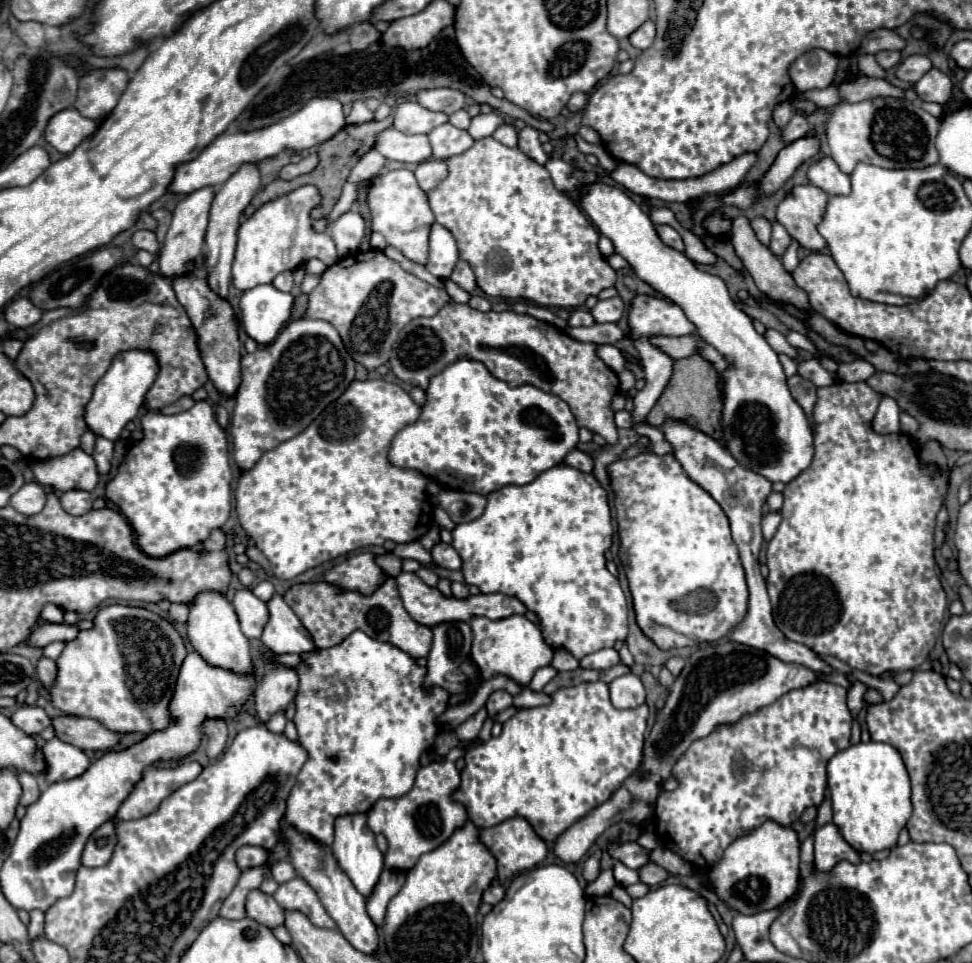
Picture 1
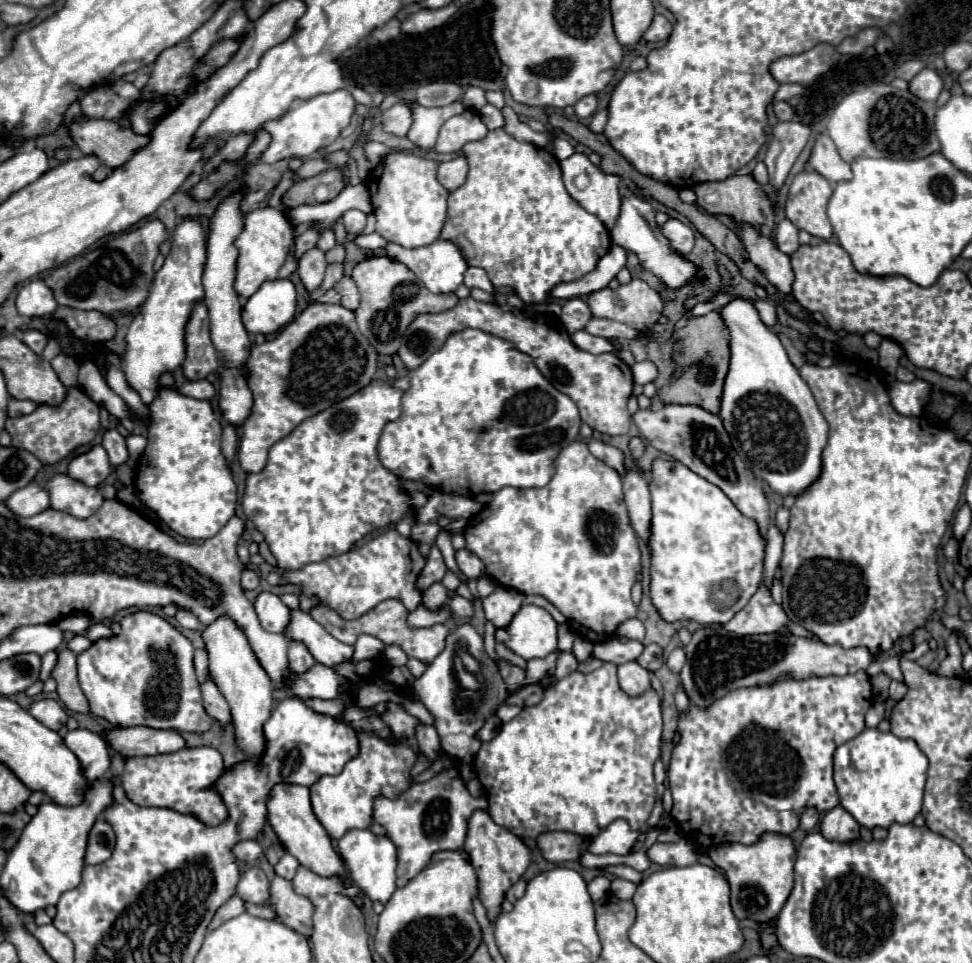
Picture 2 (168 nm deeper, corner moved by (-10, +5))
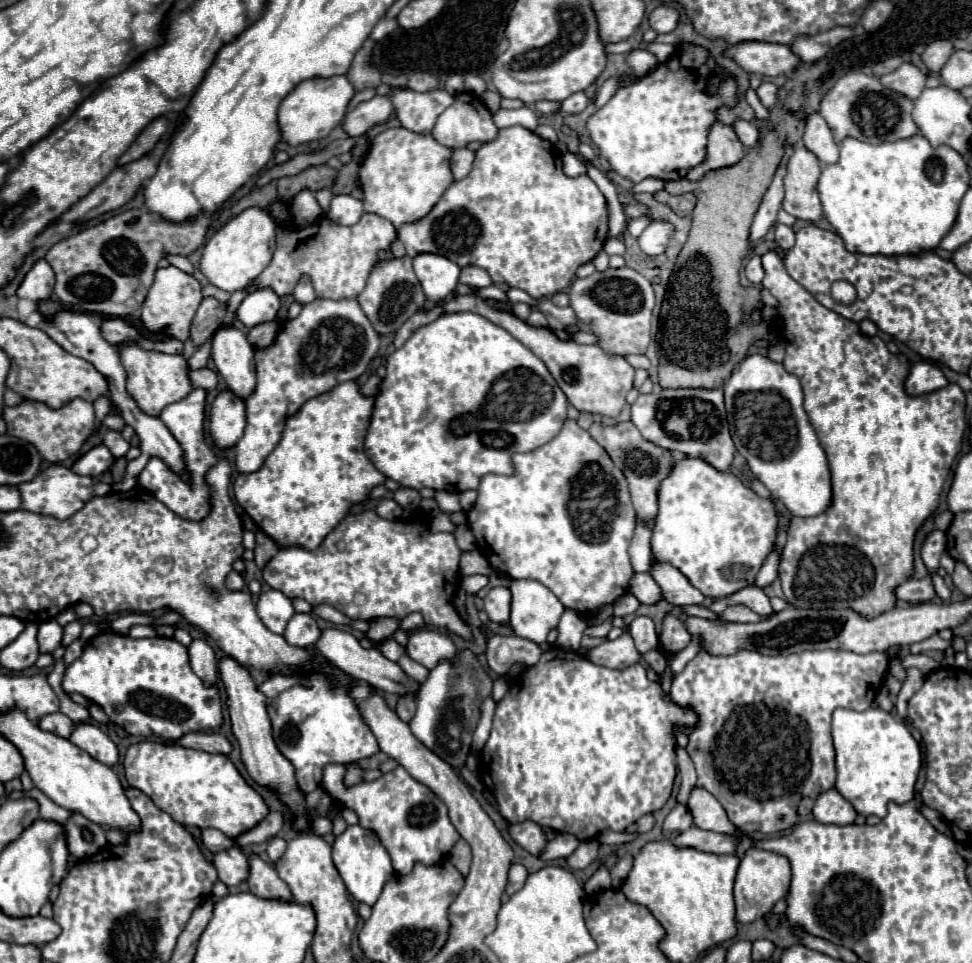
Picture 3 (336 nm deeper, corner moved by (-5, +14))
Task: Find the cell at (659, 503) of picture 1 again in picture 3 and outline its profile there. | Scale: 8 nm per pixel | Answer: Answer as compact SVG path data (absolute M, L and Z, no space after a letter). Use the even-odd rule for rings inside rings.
M700 458L676 462L658 488L652 556L678 568L704 596L724 598L754 582L774 546L778 516L772 500L756 496L734 474L722 474Z

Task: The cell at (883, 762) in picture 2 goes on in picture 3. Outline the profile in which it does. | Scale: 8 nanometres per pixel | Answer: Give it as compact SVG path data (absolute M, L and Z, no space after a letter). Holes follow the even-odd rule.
M838 708L832 716L832 738L836 748L836 790L854 806L862 816L886 816L888 802L906 804L914 798L914 784L920 772L920 748L912 738L906 724L880 708L868 708L864 712Z

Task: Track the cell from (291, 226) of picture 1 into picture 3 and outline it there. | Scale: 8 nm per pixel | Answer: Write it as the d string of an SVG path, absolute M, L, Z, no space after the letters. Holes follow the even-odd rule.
M256 206L246 208L208 240L202 254L200 270L214 286L226 292L242 290L270 264L274 242L276 242L276 224L272 216Z

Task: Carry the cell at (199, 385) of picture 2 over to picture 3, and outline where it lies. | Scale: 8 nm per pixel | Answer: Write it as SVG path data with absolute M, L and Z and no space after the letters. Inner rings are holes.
M208 368L190 370L190 372L188 372L188 378L190 378L190 382L192 382L192 386L194 386L194 388L212 390L212 388L216 388L216 384L218 384L216 374L214 374L212 370L208 370Z

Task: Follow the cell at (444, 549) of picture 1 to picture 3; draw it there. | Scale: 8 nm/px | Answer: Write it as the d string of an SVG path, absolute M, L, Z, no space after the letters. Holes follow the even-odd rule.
M478 550L462 552L462 556L460 556L460 574L462 576L492 574L492 566L488 564L488 560Z

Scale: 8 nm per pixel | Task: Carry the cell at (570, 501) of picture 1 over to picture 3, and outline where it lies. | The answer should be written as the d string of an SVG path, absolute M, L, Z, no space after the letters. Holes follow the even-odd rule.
M566 420L564 428L560 430L560 434L556 438L552 438L548 444L536 448L534 452L528 454L514 454L512 456L514 466L516 466L516 474L514 476L498 476L498 474L488 474L482 478L480 486L478 486L478 498L476 504L472 506L472 510L468 512L468 526L476 538L476 548L486 556L486 560L490 562L490 566L496 572L506 574L512 580L538 580L542 582L548 590L552 590L556 594L556 598L566 606L572 608L580 614L584 612L594 612L604 604L612 604L616 598L620 598L622 594L628 592L628 582L634 574L634 568L630 564L630 540L632 540L632 532L634 532L634 520L636 520L636 512L628 494L628 484L624 474L620 472L620 468L614 466L614 462L610 460L610 456L606 454L606 450L592 440L592 436L582 430L574 420Z

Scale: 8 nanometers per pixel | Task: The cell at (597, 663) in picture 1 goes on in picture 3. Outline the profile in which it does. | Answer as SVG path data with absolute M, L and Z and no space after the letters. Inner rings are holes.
M636 616L628 624L628 632L636 644L636 650L640 654L658 648L658 634L654 630L654 622L648 616Z

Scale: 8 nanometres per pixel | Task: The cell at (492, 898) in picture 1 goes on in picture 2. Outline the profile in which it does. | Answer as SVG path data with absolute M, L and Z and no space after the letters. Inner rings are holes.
M519 879L519 881L517 881L517 883L507 891L507 901L515 903L519 897L523 897L525 889L527 889L527 881L525 881L525 879Z

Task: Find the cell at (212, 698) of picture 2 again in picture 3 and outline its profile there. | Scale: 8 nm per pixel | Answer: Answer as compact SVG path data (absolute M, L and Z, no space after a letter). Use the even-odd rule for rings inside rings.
M194 640L188 648L192 672L204 682L204 686L214 686L218 682L216 656L212 646L206 640Z

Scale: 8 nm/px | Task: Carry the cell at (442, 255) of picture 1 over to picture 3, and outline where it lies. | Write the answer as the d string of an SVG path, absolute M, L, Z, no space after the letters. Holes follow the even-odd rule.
M422 252L414 256L414 272L432 302L440 302L456 290L460 266L442 254Z

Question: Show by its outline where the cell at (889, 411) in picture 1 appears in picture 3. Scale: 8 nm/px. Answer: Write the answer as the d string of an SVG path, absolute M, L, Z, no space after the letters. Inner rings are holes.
M916 362L910 368L910 374L906 376L904 390L908 396L924 396L930 392L936 392L948 384L942 370L932 362Z

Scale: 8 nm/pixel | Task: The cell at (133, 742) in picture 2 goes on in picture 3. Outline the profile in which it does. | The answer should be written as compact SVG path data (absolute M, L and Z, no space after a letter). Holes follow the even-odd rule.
M188 732L182 738L178 738L174 744L180 744L192 750L204 750L204 752L218 752L218 754L230 752L230 742L224 736L206 734L206 732Z

